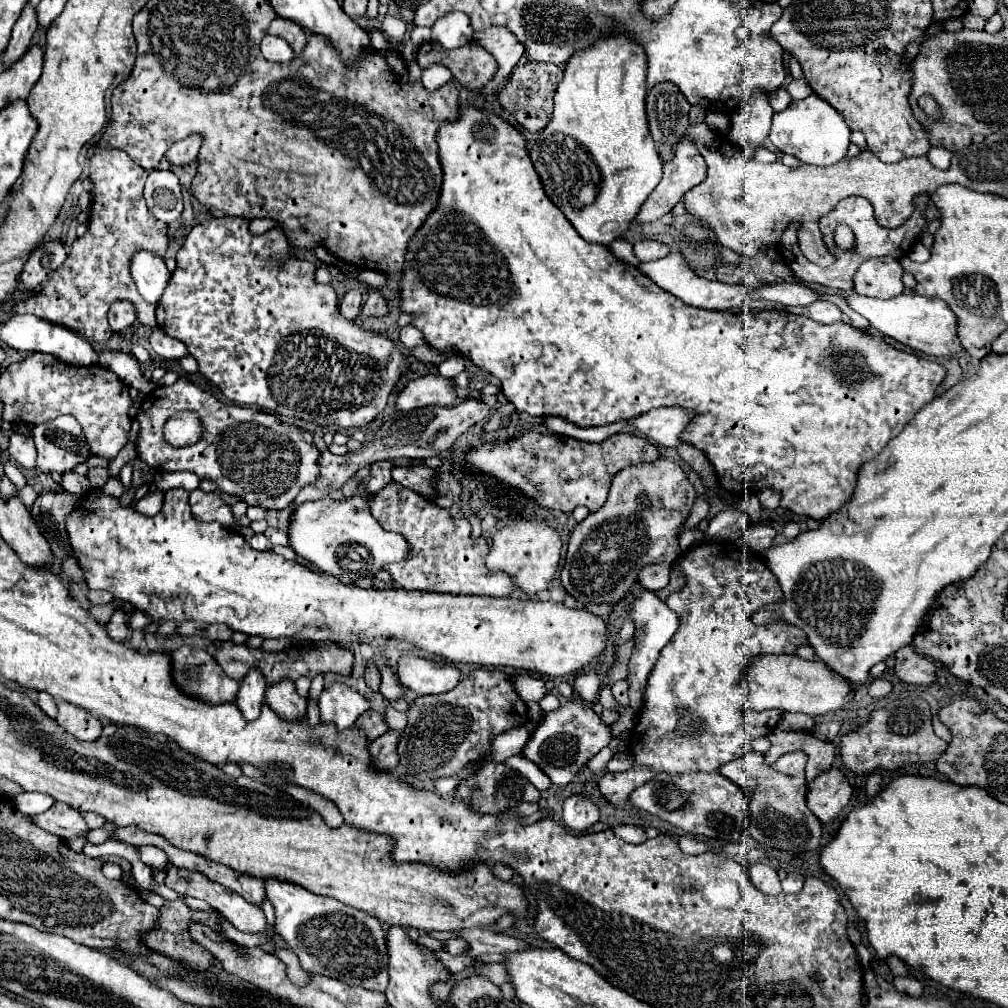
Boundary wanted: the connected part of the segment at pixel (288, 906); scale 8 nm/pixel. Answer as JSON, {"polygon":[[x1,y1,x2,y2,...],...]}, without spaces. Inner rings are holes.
{"polygon":[[264,879,266,897,276,909,276,933,298,955,308,973,328,975,370,991,386,991,388,985,388,951,386,931,380,921,364,911,352,909,332,897,318,897,308,889,280,881]]}

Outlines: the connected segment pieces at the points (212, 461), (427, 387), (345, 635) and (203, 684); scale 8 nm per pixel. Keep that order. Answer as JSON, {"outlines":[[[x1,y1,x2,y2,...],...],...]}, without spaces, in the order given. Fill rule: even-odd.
{"outlines":[[[180,377,170,387,156,387,148,393,142,407,134,415,140,423,140,435,136,441,138,457,156,471,192,471,200,479,210,479,220,491,234,495,248,505,262,509,284,509,290,505,302,487,312,483,318,475,320,451,314,445,312,433,282,423,272,413,264,413,252,407,240,407,214,399,214,395,202,391,186,377],[194,411,204,425,204,435,196,445,172,447,164,439,166,413]],[[428,373,424,377,408,381,396,399,398,411,412,411,418,407,440,405,452,407,458,399,452,391,452,379,444,379,438,373]],[[170,489,164,495,164,509,154,515,154,517,146,517,140,515,130,507,122,507,118,499,102,495,98,501,88,503,86,499,82,501,82,505,78,509,74,509,68,519,66,519,66,527,68,527,68,535,70,535,70,543,72,549,76,553,76,559,84,571,84,579,88,583,90,589,104,589,110,591,116,599,124,599,128,601,132,607,136,607,136,611,146,613,152,623,166,623,166,621,174,621,174,623,184,623,184,621,196,621,196,623,204,623,204,625,216,625,216,623,224,623,228,625,232,631,244,633,248,637,262,637,262,639,280,639,286,637,290,639,294,645,304,645,304,643,336,643,340,647,352,647,352,643,370,643,378,637,382,639,398,639,398,641,408,641,412,645,418,645,420,649,438,655,442,659,448,659,452,663,476,663,476,665,486,665,486,667,514,667,514,669,526,669,526,671,536,671,536,673,544,673,550,677,558,677,558,675,568,675,574,673,582,667,586,667,592,659,596,659,598,655,602,655,604,647,606,647,606,625,600,617,582,611,582,609,570,609,562,603,552,603,552,601,532,601,532,599,514,599,514,597,474,597,474,595,448,595,448,593,426,593,426,591,406,591,406,589,364,589,358,585,344,585,340,579,332,577,332,575,324,575,318,571,308,569,306,565,300,565,296,561,286,561,284,557,276,555,274,551,256,551,250,547,250,543,244,541,242,535,238,535,232,529,222,527,220,523,202,523,198,521,192,513,190,513,190,505,188,505,188,491,184,489],[176,601,186,601,186,615,184,609,180,605,176,605]],[[182,645,180,649,170,653,172,659,172,683,186,695,212,703,212,705,220,705,220,703,228,703,236,699,236,693,240,689,240,683,226,677,224,671,220,669,220,665,216,663,214,657,210,657,206,651,198,649,198,647,190,647,190,645]]]}

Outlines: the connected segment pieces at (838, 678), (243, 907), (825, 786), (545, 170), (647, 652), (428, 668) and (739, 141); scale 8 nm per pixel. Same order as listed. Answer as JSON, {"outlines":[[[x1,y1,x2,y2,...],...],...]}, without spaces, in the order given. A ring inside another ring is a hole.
{"outlines":[[[758,655,748,665,746,679,750,685,750,695,744,707,748,711,780,709,780,711,806,713,810,717,818,717,842,709,850,701,850,693,854,691,848,679,832,671,826,663,804,661,796,655]],[[202,877,200,881,166,881,166,887,176,893,196,897,214,907,224,919,228,919,236,929,244,933,256,933,268,929,262,907,250,905,242,895,230,891,228,887]],[[830,767,828,771,822,771,810,785,808,785,808,807,810,811,822,821,828,823,834,819,844,805,848,805,852,795,852,785,848,783,846,775]],[[620,31,598,39,584,51,576,51,564,65,564,77,554,95,554,117,544,131,538,133,530,151,530,159,542,179,546,195,588,243,610,245,620,239,662,179,662,161,650,137,644,109,648,91,646,61,644,47,630,39,628,33]],[[640,591,634,601,630,603,630,609,628,609,628,617,634,621,634,651,632,651,632,657,630,657,630,663,628,663,628,683,630,683,630,707,634,711,640,711,644,707,644,689,646,689,646,681,648,681,648,675,660,655,660,649,672,639,672,635,676,633,680,621,678,621,678,615,674,611,668,609,668,605,654,593,654,591]],[[400,657,398,663,398,677,402,675,402,685,416,695,446,693,460,681,460,671,456,667,444,667,444,663,438,665,424,657]],[[758,93,732,115,730,139,740,147,746,159,754,159,756,149,762,147,772,123,772,107,766,93]]]}

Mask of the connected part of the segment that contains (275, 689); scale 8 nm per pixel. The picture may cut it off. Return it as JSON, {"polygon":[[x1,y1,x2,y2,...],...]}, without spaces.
{"polygon":[[280,681,266,689,266,705,284,721,302,721,306,717,306,699,296,693,292,681]]}

